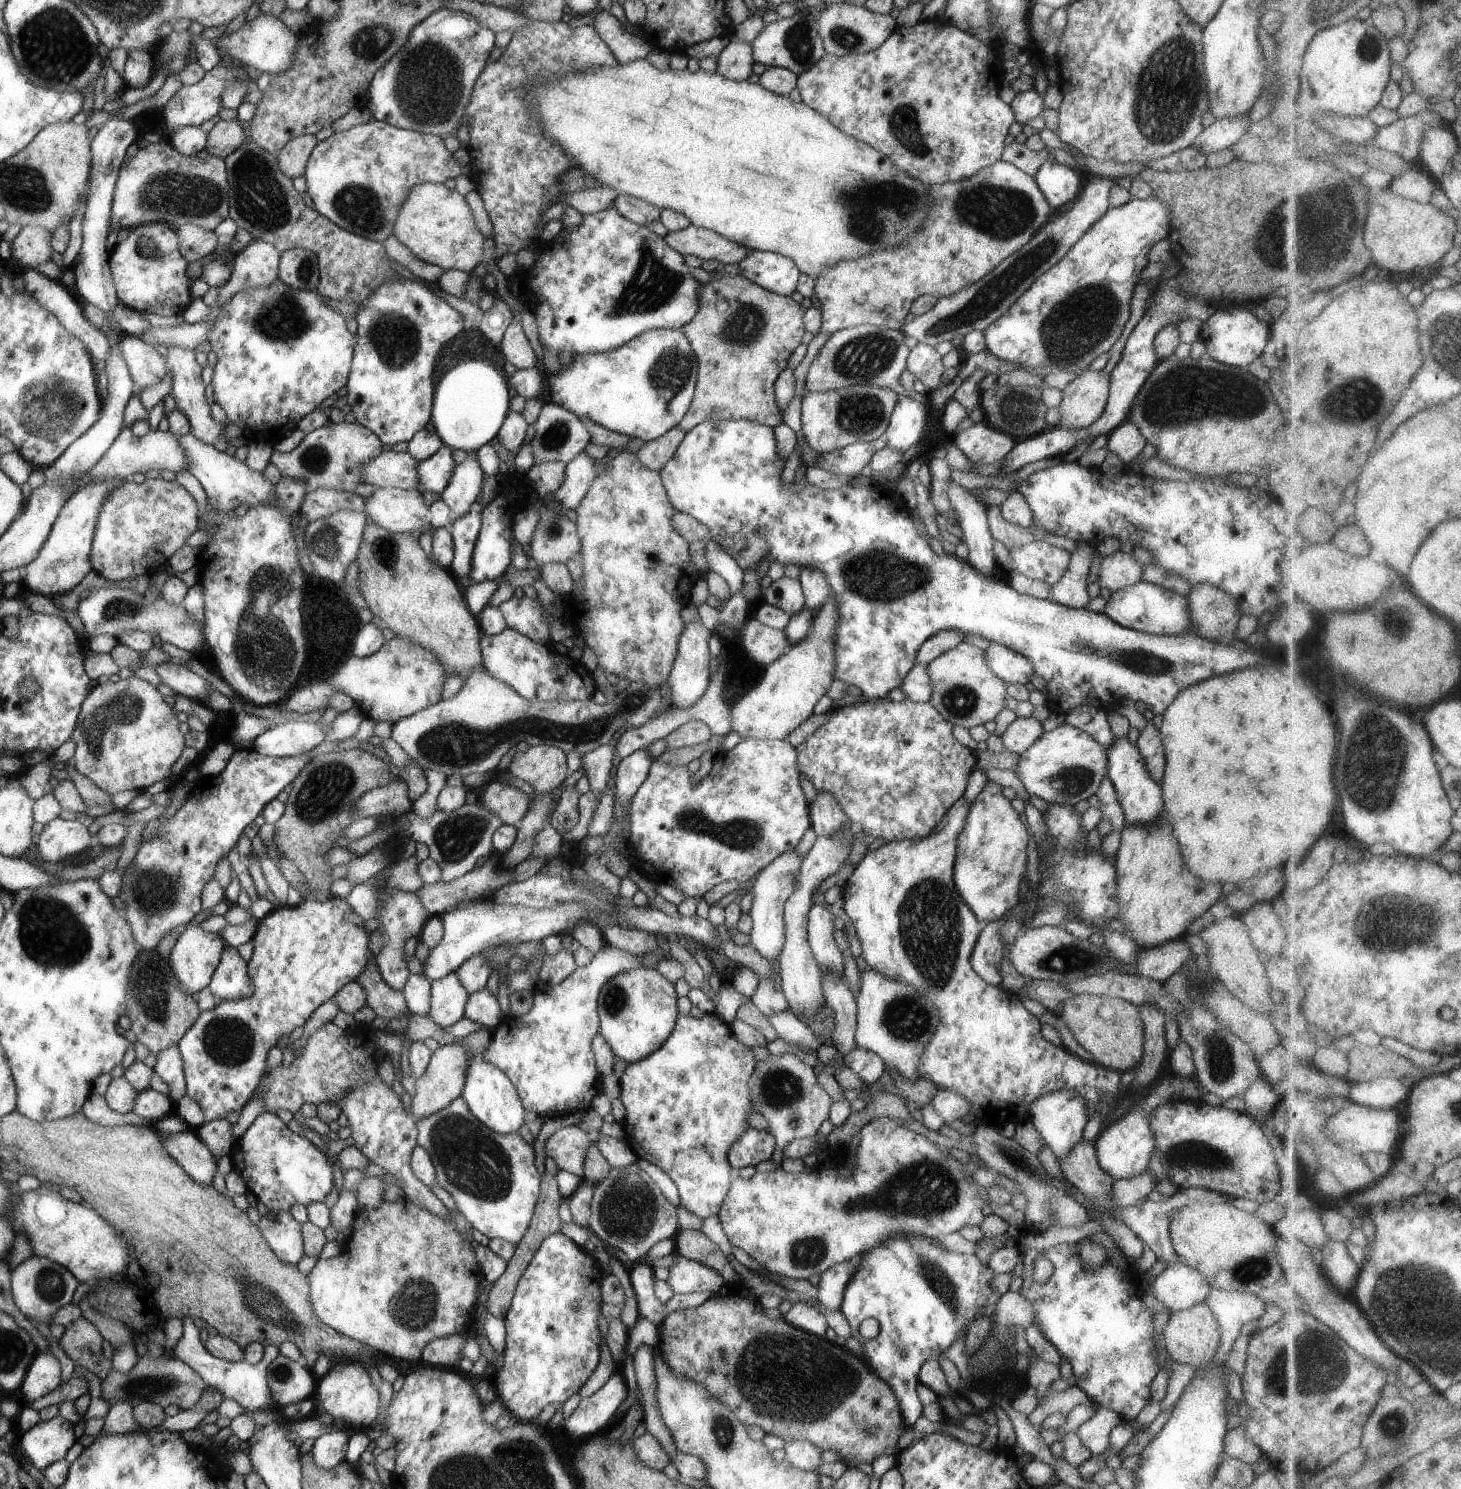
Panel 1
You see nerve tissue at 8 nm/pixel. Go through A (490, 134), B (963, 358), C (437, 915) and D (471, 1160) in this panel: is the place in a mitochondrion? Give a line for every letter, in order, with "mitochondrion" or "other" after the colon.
A: other
B: other
C: other
D: mitochondrion

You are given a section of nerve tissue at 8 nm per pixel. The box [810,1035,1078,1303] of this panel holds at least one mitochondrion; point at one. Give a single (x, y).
(926, 1188)

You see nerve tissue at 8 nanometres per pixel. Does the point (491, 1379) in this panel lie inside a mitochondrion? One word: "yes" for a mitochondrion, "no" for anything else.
no

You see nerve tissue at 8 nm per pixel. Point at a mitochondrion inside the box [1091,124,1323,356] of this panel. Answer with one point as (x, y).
(1273, 237)

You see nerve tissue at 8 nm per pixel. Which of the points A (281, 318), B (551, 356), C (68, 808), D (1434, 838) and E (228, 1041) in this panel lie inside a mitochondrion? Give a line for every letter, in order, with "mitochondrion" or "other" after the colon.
A: mitochondrion
B: other
C: other
D: other
E: mitochondrion

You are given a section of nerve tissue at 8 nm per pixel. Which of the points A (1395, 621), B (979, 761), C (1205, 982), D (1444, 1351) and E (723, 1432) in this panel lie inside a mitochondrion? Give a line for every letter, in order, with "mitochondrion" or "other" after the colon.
A: mitochondrion
B: other
C: mitochondrion
D: mitochondrion
E: mitochondrion

